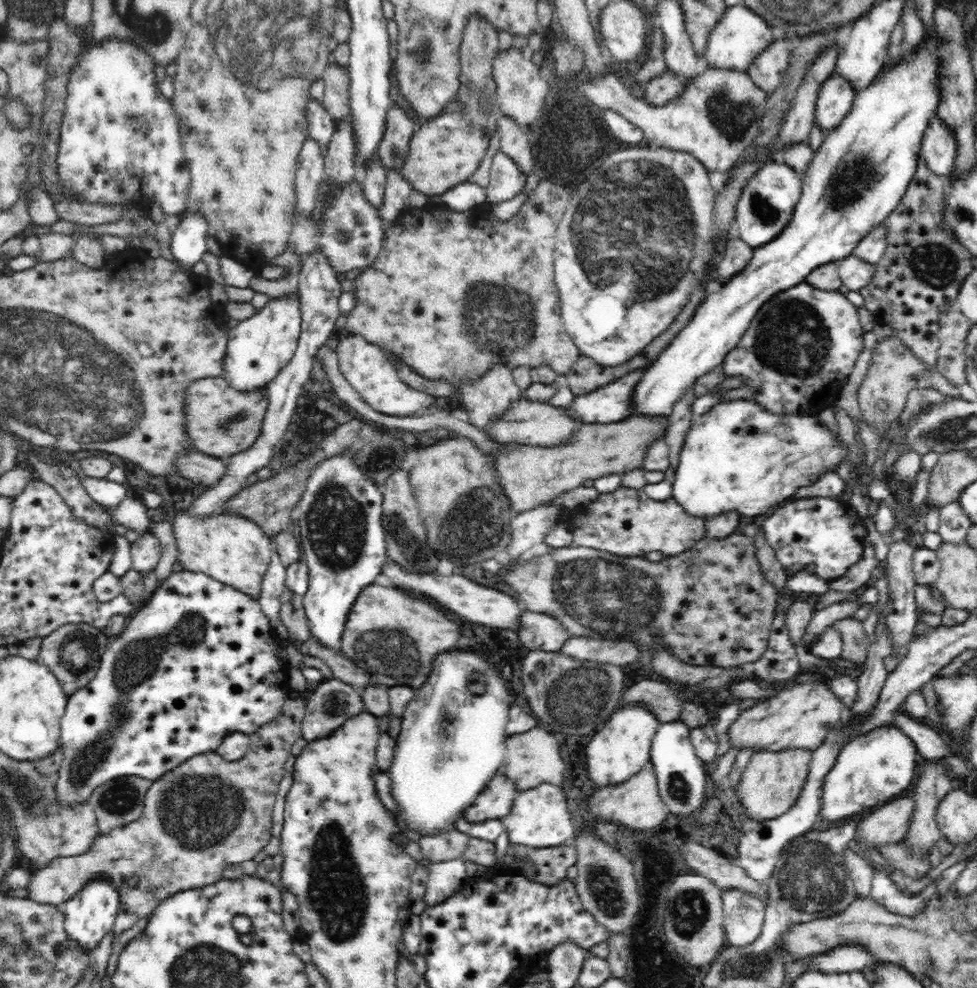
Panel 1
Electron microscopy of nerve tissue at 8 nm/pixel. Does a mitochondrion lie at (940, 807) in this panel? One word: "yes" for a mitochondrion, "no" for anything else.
no

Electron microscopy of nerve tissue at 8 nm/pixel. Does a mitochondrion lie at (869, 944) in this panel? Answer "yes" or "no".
no

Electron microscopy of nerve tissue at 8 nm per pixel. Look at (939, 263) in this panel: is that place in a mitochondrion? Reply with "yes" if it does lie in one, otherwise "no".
yes

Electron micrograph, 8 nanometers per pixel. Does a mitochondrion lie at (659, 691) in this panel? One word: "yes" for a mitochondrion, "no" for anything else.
no

